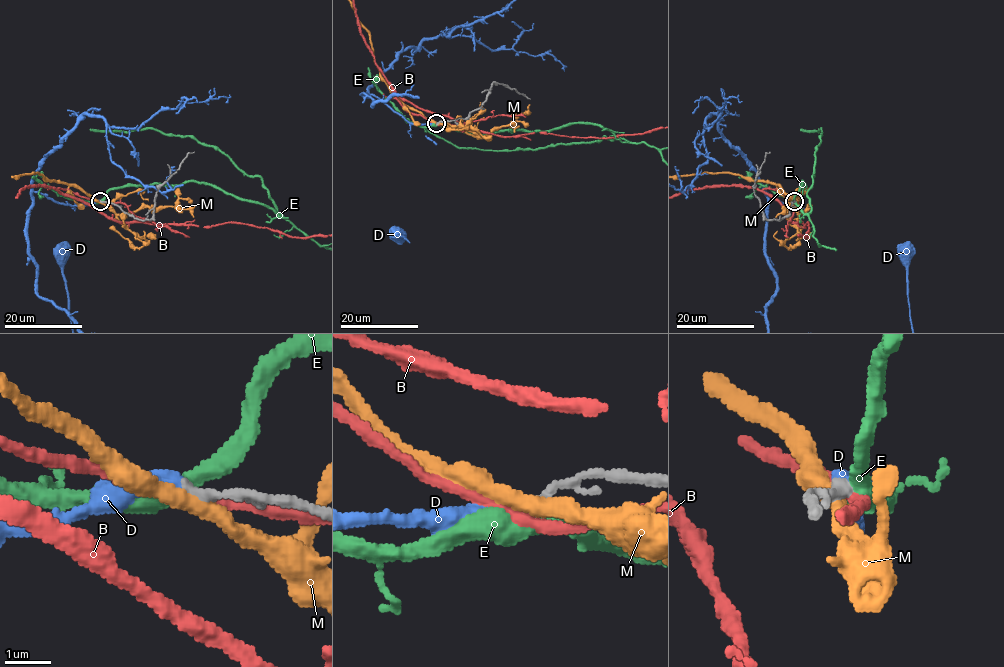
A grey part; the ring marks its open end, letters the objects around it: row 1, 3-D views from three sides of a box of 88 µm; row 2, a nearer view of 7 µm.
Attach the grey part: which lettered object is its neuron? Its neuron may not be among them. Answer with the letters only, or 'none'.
D

